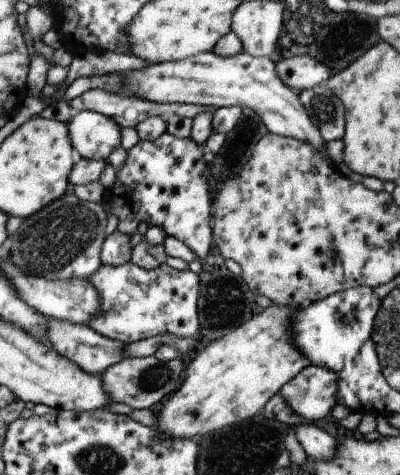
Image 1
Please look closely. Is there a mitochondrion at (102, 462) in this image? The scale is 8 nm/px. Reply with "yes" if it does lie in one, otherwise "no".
yes

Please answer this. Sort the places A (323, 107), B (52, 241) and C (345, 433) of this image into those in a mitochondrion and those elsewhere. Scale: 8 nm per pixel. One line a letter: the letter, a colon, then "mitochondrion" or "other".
A: mitochondrion
B: mitochondrion
C: other

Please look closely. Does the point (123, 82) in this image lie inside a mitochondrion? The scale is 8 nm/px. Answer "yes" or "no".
no

